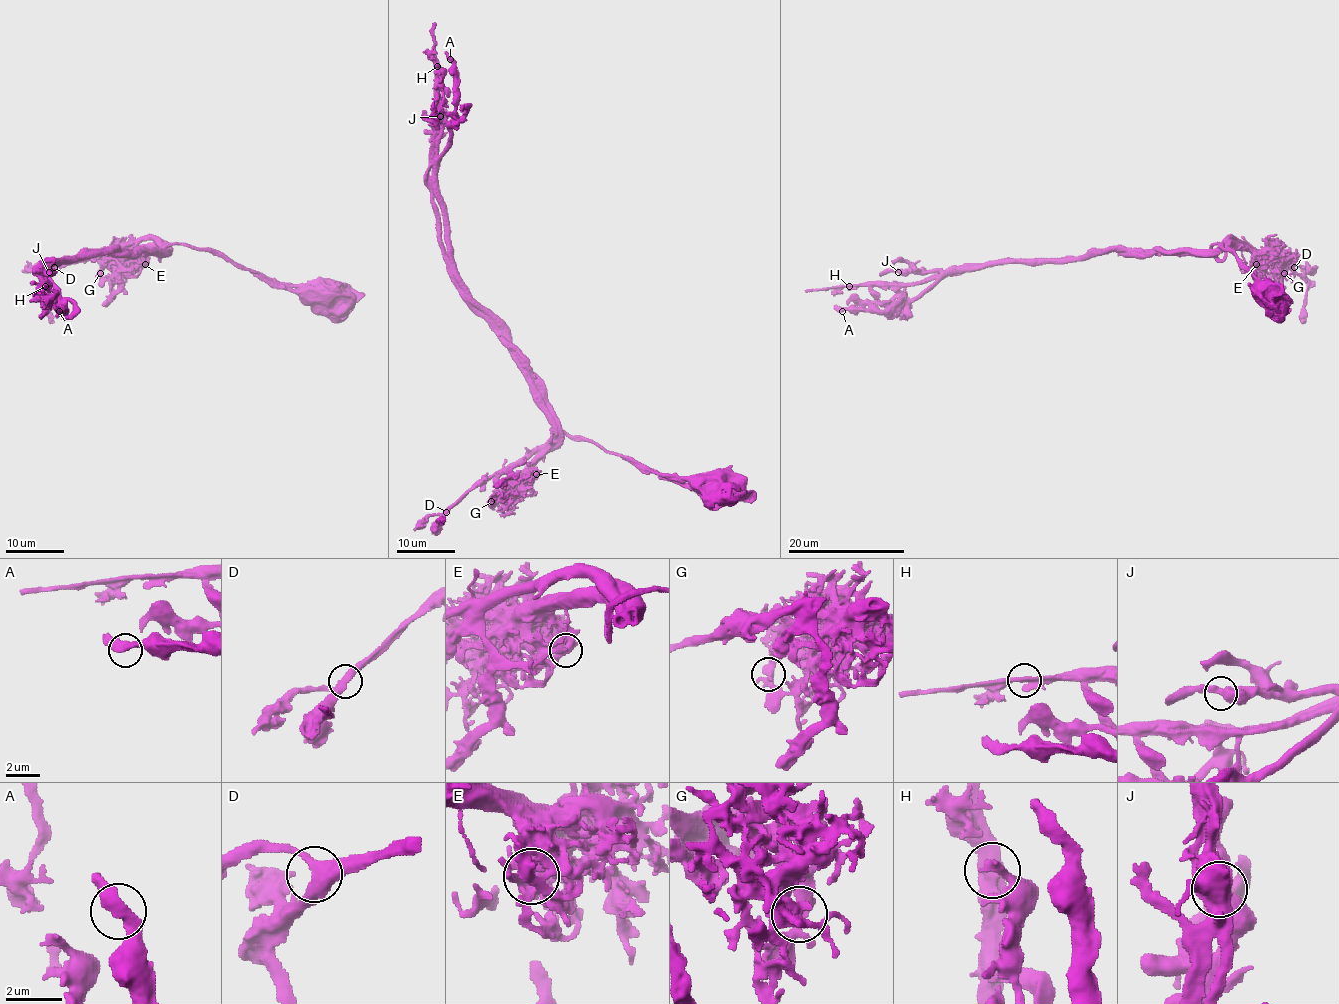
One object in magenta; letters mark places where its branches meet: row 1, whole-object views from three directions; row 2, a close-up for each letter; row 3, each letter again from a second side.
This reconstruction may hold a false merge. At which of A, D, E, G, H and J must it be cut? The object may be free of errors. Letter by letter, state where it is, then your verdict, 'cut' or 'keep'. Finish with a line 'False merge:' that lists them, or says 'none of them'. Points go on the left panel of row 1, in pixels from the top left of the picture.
A: (59, 311) | keep
D: (54, 267) | keep
E: (145, 264) | keep
G: (100, 273) | keep
H: (45, 286) | cut
J: (49, 272) | keep
False merge: H

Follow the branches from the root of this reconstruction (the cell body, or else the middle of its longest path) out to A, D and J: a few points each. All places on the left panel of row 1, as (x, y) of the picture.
A: (329, 293), (273, 288), (207, 250), (169, 244), (59, 260), (46, 269), (63, 304), (59, 311)
D: (329, 293), (273, 288), (252, 272), (207, 250), (169, 244), (164, 251), (152, 240), (134, 240), (54, 267)
J: (329, 293), (273, 288), (252, 272), (185, 244), (169, 244), (165, 250), (91, 251), (59, 260), (49, 272)

